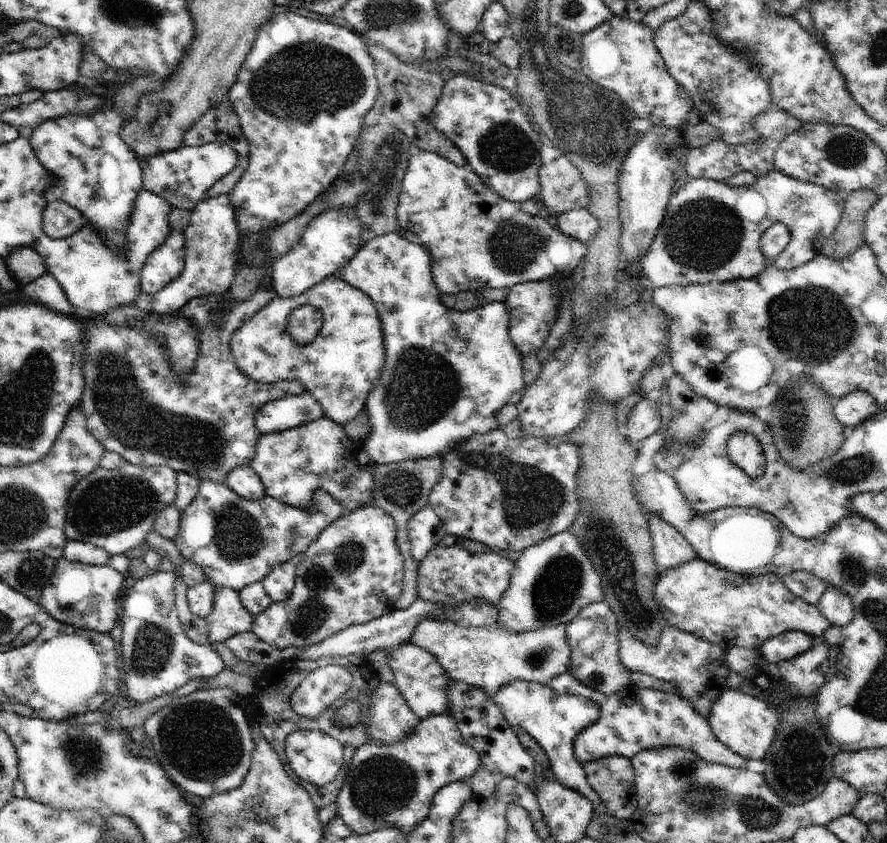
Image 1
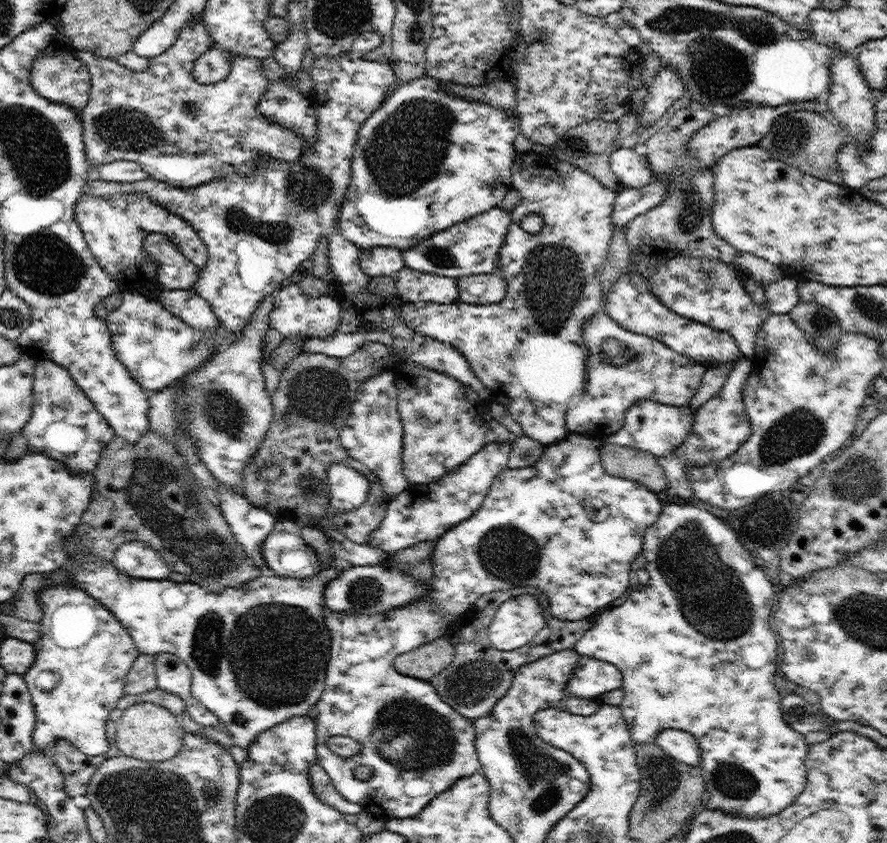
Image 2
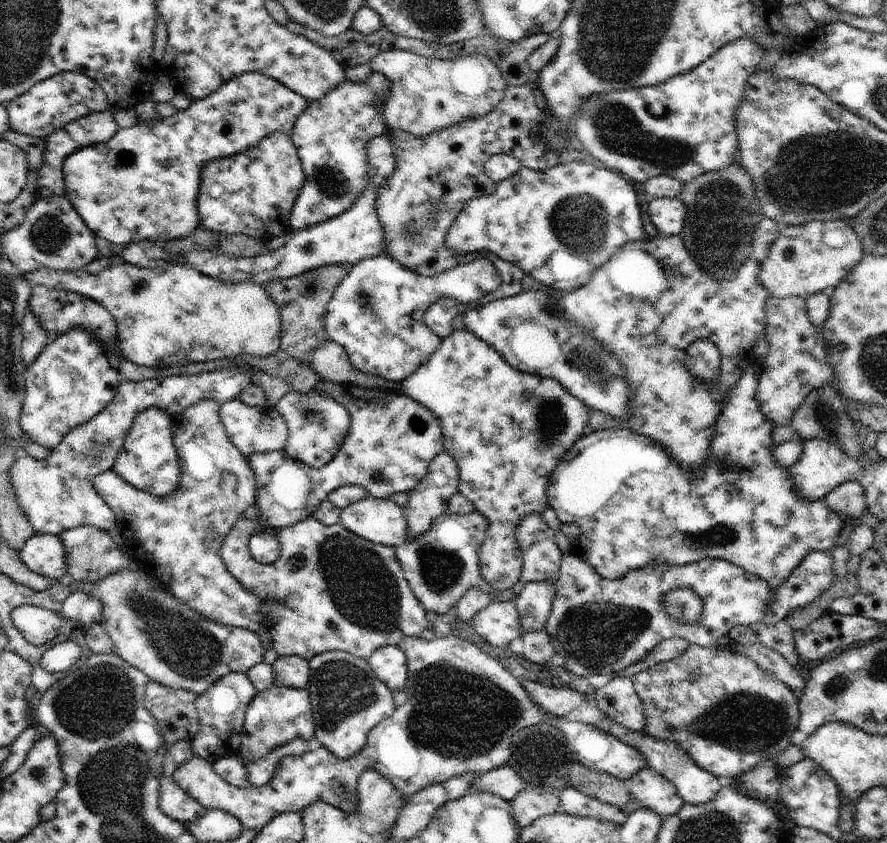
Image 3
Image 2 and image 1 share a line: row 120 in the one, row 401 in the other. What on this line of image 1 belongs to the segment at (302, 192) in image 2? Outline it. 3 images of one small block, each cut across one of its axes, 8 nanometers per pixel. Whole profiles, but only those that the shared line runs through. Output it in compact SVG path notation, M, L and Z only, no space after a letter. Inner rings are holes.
M337 274L328 275L322 282L305 290L297 297L274 297L264 309L245 322L233 335L230 348L236 366L242 374L257 383L277 383L282 381L300 381L304 390L314 397L323 408L324 414L334 422L344 426L358 412L364 409L368 393L379 381L385 361L384 335L377 308L373 300L362 290L350 286ZM314 305L321 310L323 323L312 342L301 345L290 333L284 332L289 314L298 307Z

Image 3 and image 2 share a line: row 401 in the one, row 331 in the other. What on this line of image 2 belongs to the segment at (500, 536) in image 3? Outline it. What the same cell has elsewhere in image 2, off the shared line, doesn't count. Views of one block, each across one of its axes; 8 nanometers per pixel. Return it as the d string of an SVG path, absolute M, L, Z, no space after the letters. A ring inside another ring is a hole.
M528 151L516 153L514 161L512 161L512 186L514 189L520 192L520 201L511 210L512 222L509 224L506 238L504 238L504 244L500 248L500 262L496 268L498 274L502 275L506 281L508 281L507 293L504 300L496 304L474 304L474 305L459 305L458 303L451 305L442 305L432 302L412 302L404 303L403 306L397 306L399 309L399 320L411 330L418 332L421 336L430 337L435 341L444 342L444 344L450 344L456 348L456 351L464 356L464 359L468 362L470 369L474 371L474 374L482 381L485 386L485 397L493 399L506 407L514 420L520 424L523 429L523 433L531 438L538 439L543 445L550 443L556 443L560 439L565 439L570 436L568 428L566 427L566 411L568 410L568 403L572 396L580 394L586 391L586 360L588 352L586 342L581 336L581 327L584 322L587 322L589 318L601 312L601 305L603 304L603 289L600 282L602 271L604 270L604 261L608 256L608 247L610 247L610 241L612 240L612 212L614 203L616 200L617 192L610 190L596 179L592 174L585 172L582 168L572 165L570 162L559 160L554 157L554 153L551 151L548 154L542 154L542 152ZM528 214L540 214L544 225L538 233L529 233L521 227L522 218L526 218Z

